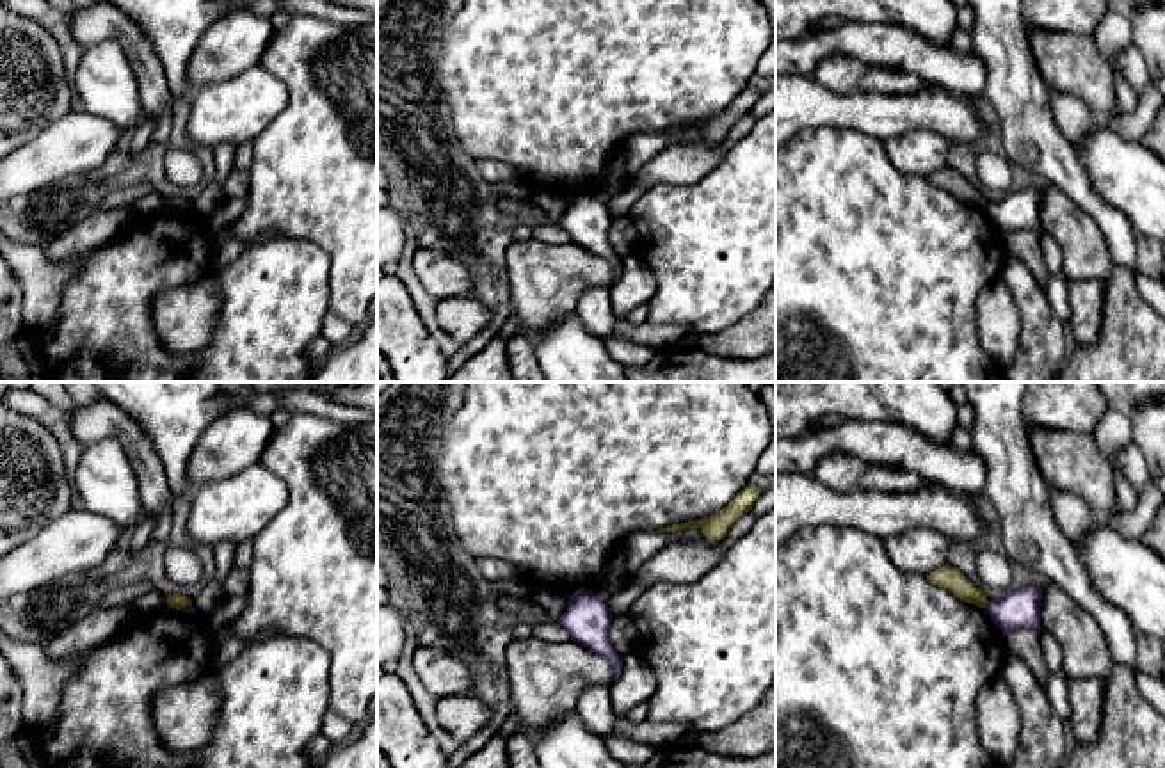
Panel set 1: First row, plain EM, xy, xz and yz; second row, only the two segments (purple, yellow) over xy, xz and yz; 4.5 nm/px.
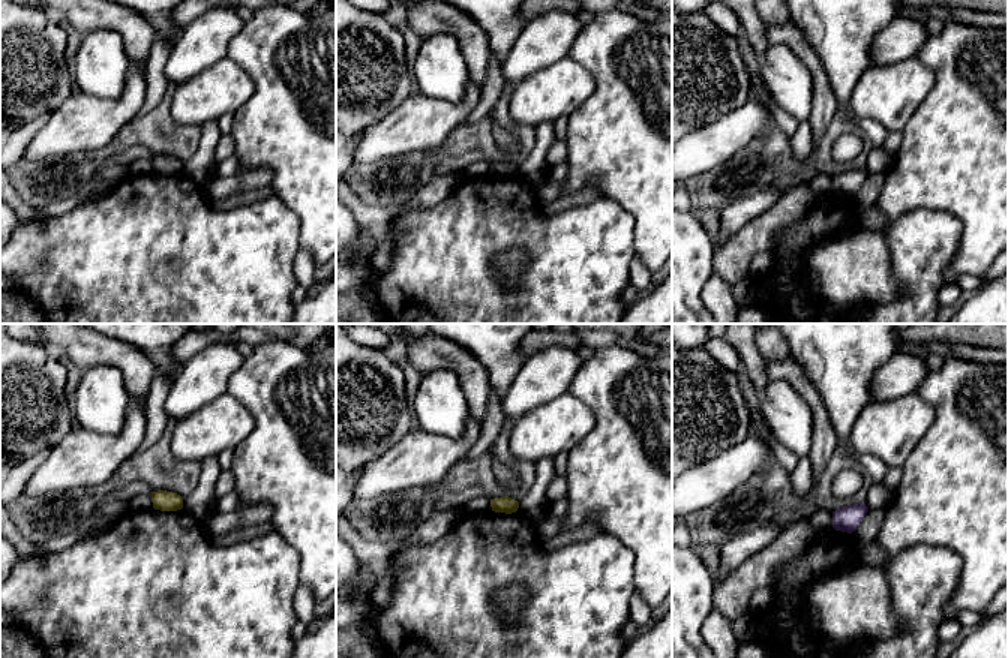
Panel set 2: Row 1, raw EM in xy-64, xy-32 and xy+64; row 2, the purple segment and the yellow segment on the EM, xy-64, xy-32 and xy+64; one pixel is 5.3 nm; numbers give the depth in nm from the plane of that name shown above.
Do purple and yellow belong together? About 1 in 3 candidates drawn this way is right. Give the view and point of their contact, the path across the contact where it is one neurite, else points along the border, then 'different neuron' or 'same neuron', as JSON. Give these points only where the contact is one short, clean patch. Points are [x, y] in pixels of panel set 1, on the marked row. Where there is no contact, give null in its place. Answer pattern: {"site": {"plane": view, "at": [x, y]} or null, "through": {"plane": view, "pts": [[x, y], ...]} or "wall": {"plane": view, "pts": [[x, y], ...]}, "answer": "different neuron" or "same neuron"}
{"site": {"plane": "yz", "at": [988, 605]}, "wall": {"plane": "yz", "pts": [[989, 601], [984, 608]]}, "answer": "different neuron"}

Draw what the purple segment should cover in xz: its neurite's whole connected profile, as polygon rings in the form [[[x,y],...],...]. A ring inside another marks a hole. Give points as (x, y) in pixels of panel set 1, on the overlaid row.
[[[592,590],[571,596],[558,622],[569,631],[571,640],[607,658],[614,665],[615,677],[621,676],[623,658],[614,651],[608,638],[612,615],[605,599]]]

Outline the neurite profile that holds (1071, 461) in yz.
[[[1033,428],[1030,444],[1049,487],[1078,494],[1097,519],[1119,510],[1113,466],[1092,436]]]

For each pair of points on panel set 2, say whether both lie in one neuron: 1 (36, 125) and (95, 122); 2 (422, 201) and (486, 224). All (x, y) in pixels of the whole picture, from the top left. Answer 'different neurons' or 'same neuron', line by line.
1: different neurons
2: different neurons

